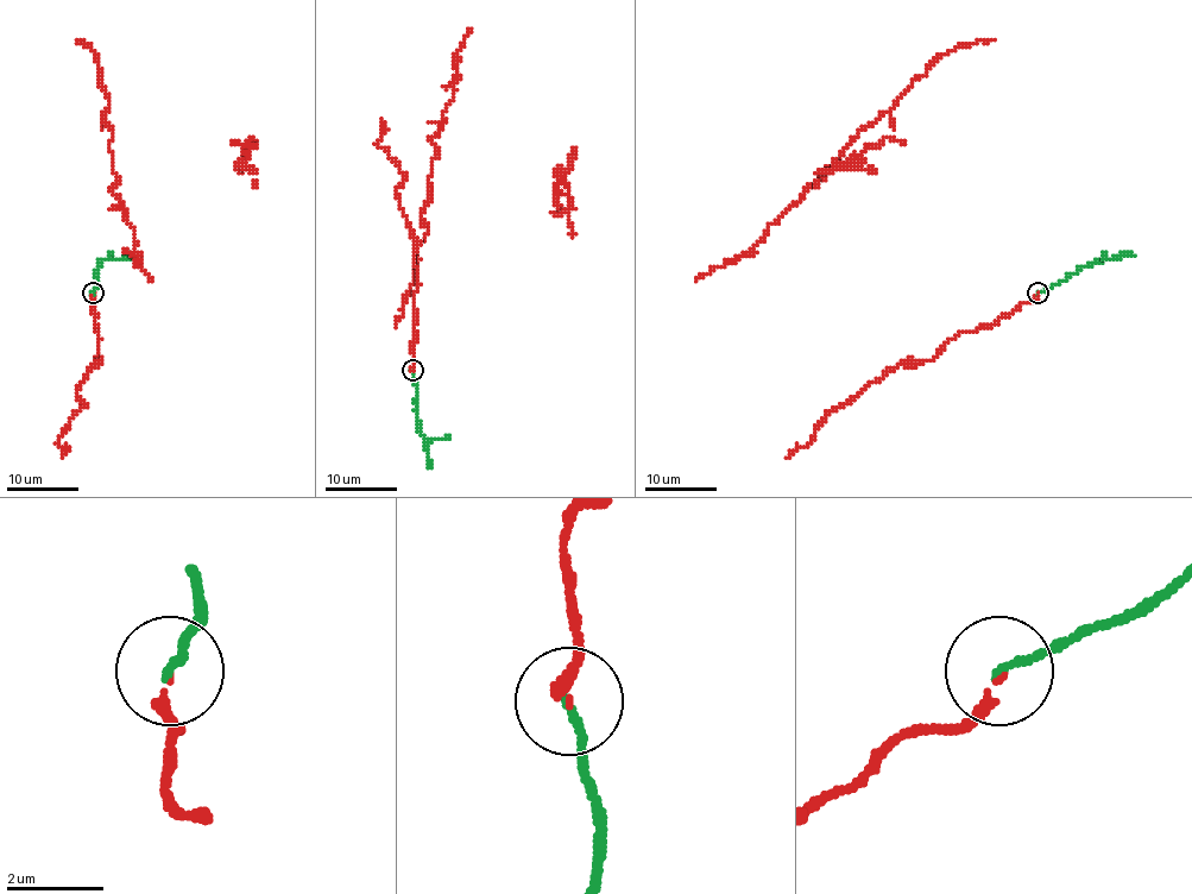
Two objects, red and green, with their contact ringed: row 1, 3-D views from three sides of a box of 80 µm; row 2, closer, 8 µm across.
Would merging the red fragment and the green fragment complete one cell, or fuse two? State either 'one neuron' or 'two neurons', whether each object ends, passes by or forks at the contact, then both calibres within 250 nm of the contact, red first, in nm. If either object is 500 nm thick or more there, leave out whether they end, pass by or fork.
one neuron; red ends; green ends; calibres 140 and 180 nm

